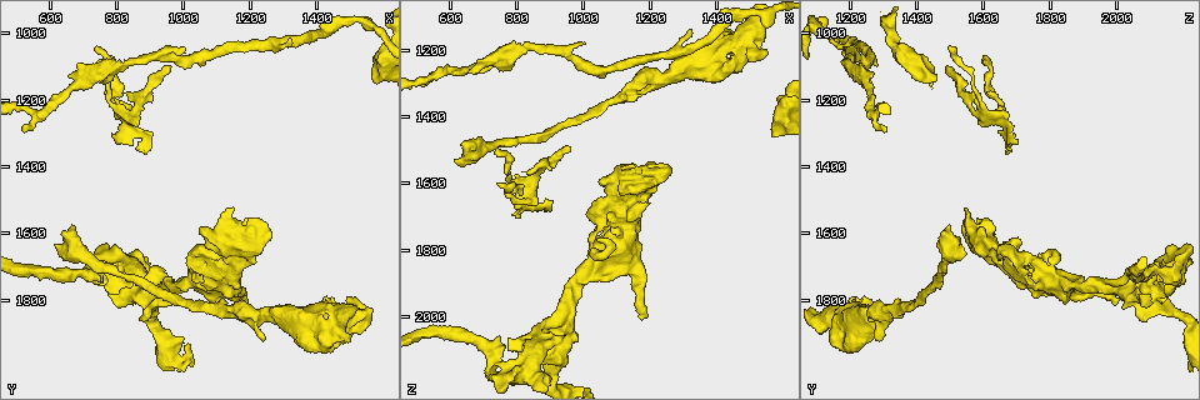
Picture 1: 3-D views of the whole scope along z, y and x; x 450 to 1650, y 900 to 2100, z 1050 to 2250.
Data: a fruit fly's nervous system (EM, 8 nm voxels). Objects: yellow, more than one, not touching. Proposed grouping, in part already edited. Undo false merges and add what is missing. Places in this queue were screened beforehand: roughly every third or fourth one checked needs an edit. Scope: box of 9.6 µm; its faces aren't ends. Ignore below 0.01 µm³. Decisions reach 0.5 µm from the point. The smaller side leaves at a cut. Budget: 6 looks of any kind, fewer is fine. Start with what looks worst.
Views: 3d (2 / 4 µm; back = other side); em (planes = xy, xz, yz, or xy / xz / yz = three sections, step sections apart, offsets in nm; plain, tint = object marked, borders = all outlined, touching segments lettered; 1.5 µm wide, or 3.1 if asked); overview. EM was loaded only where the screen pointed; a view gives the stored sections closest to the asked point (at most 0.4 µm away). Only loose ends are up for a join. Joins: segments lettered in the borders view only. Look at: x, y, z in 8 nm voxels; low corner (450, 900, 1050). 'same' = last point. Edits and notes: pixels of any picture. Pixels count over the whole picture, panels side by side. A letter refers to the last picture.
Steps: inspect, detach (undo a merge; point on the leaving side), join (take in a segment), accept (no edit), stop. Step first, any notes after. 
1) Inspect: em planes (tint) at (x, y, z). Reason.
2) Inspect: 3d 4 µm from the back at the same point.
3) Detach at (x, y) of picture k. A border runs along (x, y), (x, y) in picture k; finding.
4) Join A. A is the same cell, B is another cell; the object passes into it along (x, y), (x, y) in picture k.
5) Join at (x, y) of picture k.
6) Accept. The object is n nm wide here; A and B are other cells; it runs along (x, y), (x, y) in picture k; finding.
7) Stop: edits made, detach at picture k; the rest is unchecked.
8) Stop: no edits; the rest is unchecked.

Inspect: 3d 2 µm at (1000, 1760, 1850). Sudden change in width.

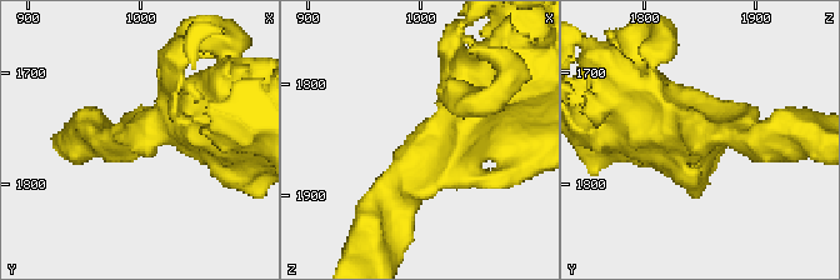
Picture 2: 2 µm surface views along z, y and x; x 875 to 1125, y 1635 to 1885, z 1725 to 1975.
Inspect: em planes (tint) at (1004, 1756, 1850). Shape alone is not enough.

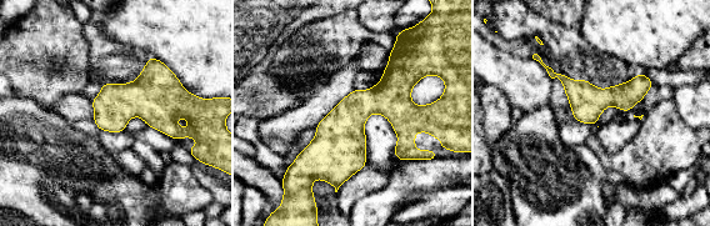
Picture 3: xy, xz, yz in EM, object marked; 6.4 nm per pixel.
Inspect: em planes (borders) at the same point. What lies round it.

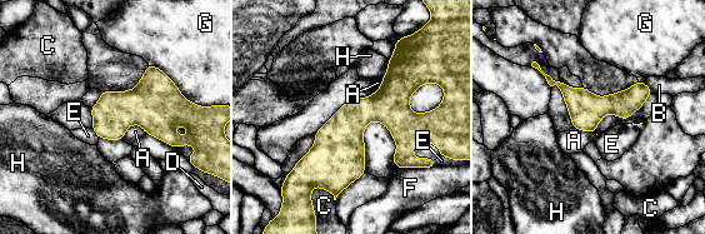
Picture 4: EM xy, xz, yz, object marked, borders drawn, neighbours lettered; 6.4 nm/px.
Accept. A, B, C, D, E, F, G and H are other cells; all the same neuron.

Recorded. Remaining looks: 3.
Inspect: em yz step 4 (tint) at (1000, 1040, 1180). Free end.

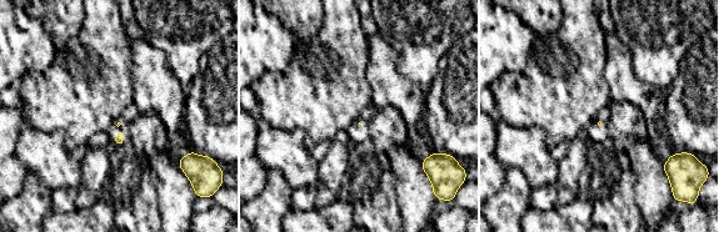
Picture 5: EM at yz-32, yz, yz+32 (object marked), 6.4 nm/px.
Inspect: em planes (borders) at the same point. Cut it another way.

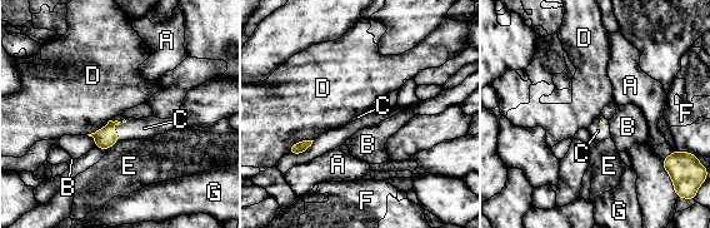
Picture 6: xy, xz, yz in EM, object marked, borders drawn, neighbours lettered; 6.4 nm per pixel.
Join C. C is the same cell, A, B, D, E, F and G are other cells; it goes on there.

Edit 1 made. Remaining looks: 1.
Stop: edits made, join at picture 6; the rest is unchecked.

